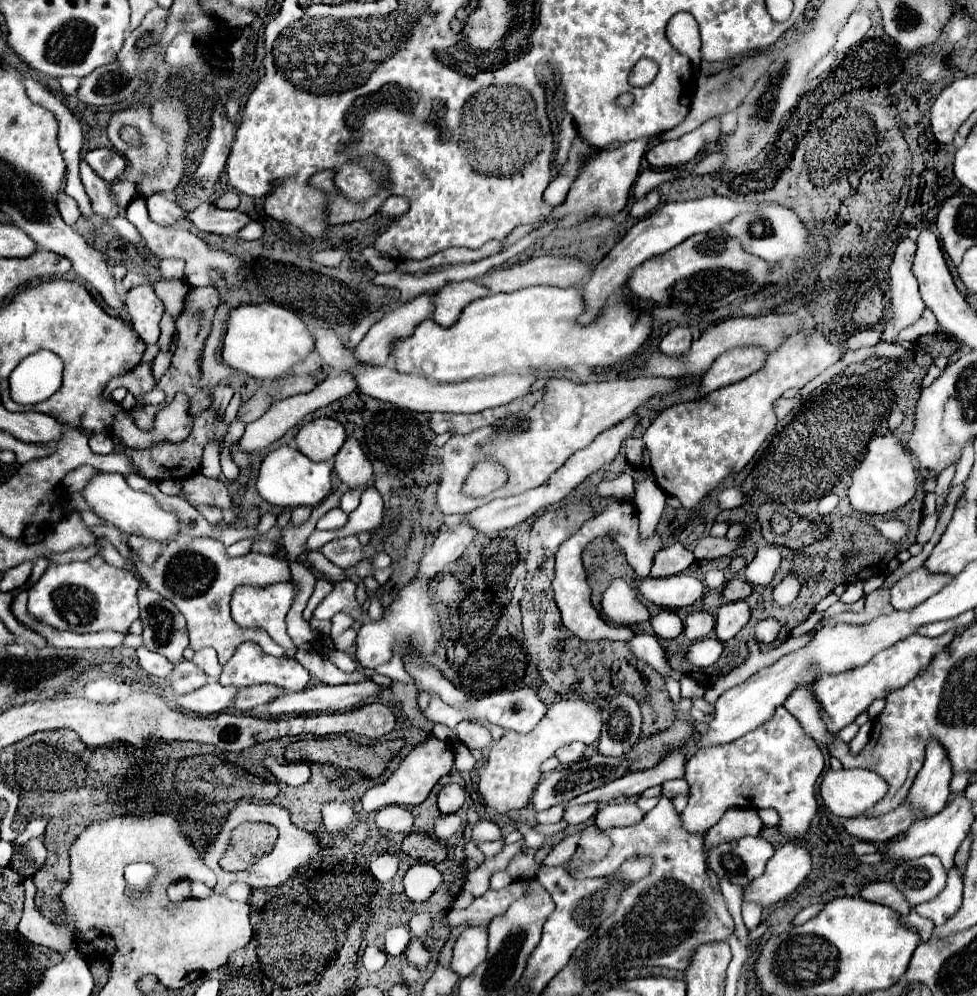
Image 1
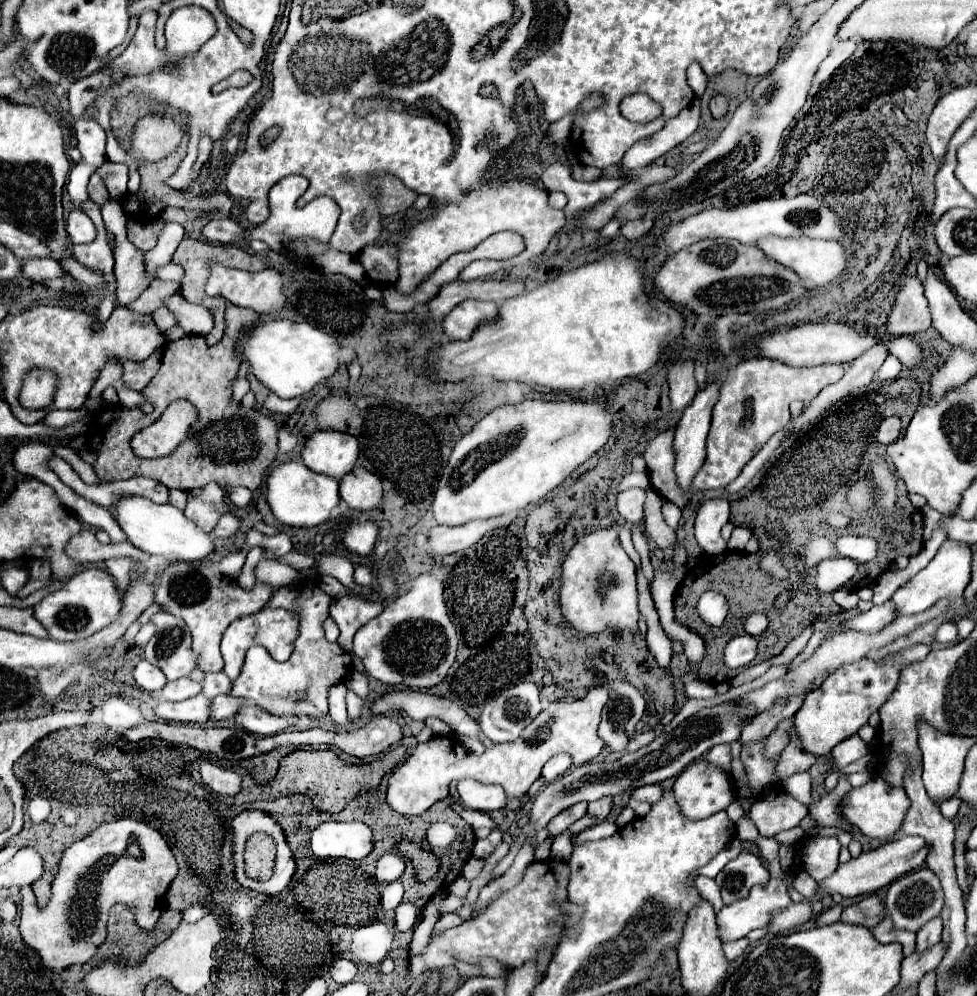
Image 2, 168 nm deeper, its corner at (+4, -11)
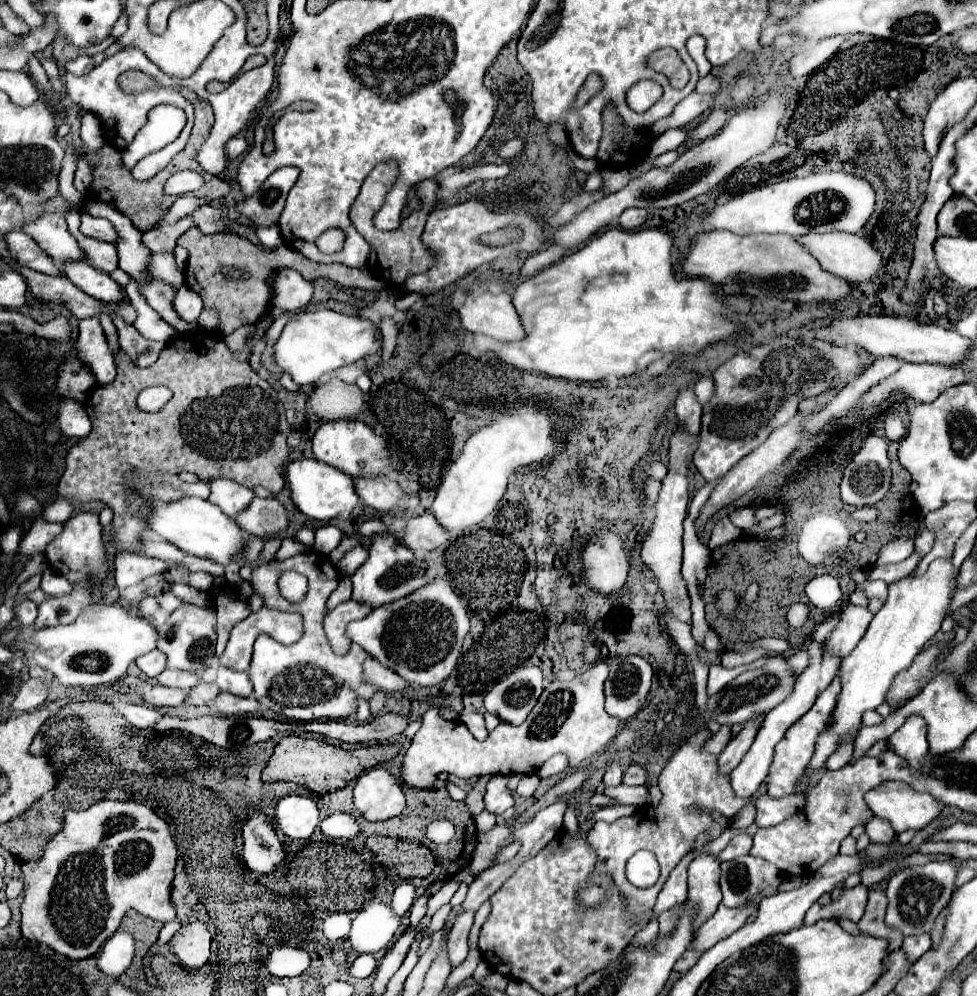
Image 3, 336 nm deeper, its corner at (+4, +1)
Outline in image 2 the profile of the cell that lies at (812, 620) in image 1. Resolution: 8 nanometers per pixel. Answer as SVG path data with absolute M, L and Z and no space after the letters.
M762 662L762 664L756 664L756 666L744 668L740 674L736 674L736 676L730 680L730 684L732 684L732 686L740 686L740 684L744 684L744 682L748 682L748 680L754 680L754 678L762 676L766 670L768 670L768 662Z

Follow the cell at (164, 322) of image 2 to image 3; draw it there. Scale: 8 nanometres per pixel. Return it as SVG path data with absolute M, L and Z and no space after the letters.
M180 286L176 290L176 296L174 296L174 310L178 312L178 316L186 322L196 322L200 312L204 310L202 306L202 298L190 290L188 286Z

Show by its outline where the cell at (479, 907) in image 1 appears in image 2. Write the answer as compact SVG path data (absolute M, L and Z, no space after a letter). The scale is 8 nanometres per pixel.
M564 860L532 862L522 880L514 888L502 892L474 920L430 938L426 954L410 958L410 978L418 978L424 968L442 970L446 966L454 966L454 960L476 964L490 956L508 968L520 968L526 962L534 962L538 966L538 980L542 980L552 960L552 948L560 940L558 936L562 932L564 920L560 906L568 900L568 880L570 866Z

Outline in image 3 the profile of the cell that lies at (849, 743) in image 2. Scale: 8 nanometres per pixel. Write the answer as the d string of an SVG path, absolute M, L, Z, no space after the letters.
M842 738L842 746L838 746L838 750L834 750L834 754L826 760L826 768L828 770L844 768L852 758L852 748L854 748L854 744L850 742L850 738Z

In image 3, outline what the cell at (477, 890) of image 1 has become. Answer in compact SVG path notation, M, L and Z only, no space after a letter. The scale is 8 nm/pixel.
M626 784L616 788L606 788L604 794L610 796L612 800L618 800L620 804L630 804L630 806L642 806L650 796L646 786L626 786Z

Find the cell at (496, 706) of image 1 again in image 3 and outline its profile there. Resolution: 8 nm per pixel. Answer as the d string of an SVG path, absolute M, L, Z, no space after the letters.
M536 666L516 668L510 676L496 682L484 706L490 714L508 724L522 724L542 694L542 672Z

